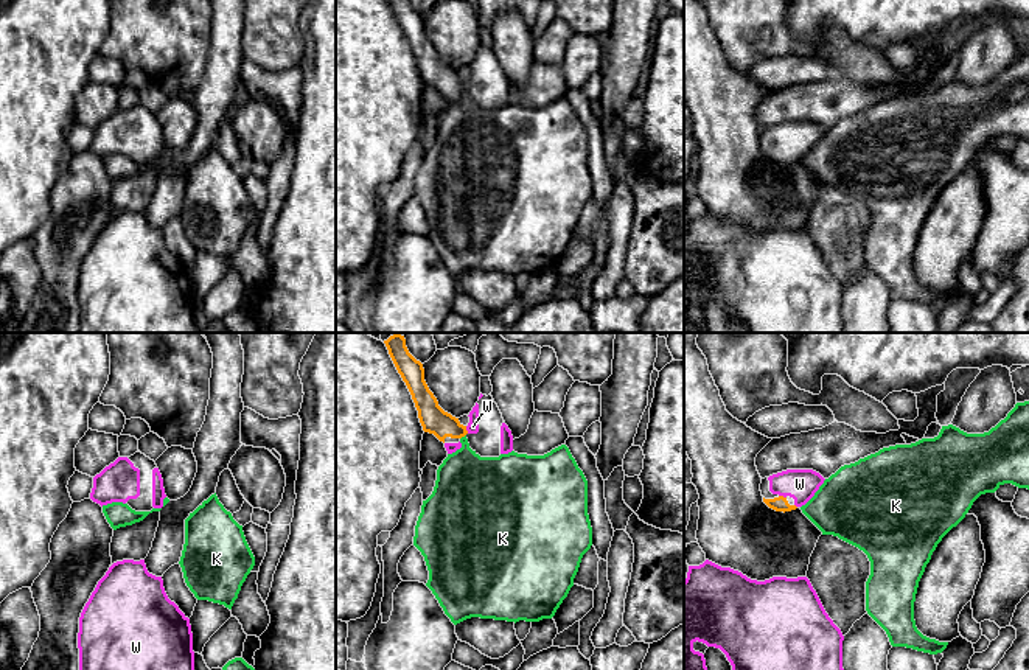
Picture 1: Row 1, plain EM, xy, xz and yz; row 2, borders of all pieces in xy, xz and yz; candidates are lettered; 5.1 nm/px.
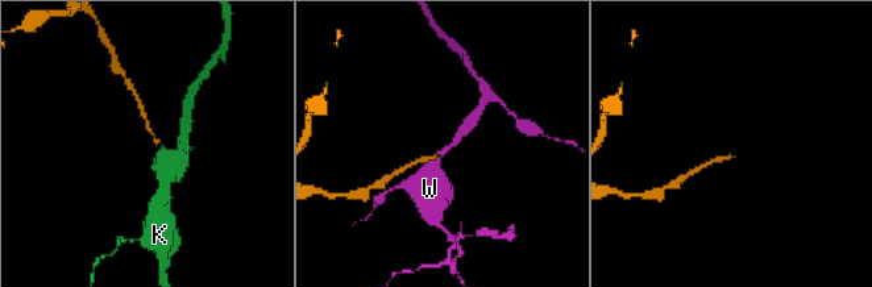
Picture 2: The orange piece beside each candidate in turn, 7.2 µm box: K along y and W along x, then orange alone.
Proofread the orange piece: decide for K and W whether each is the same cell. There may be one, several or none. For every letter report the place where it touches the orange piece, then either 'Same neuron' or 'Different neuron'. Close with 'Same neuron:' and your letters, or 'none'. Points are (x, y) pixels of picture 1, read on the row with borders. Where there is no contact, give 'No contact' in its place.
K: Touches orange at xz (462, 436). Different neuron
W: Touches orange at xz (465, 429). Same neuron
Same neuron: W

